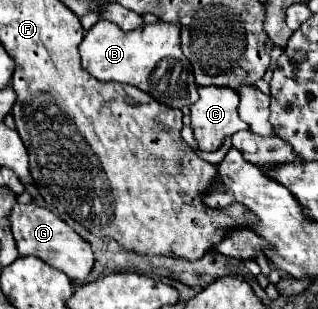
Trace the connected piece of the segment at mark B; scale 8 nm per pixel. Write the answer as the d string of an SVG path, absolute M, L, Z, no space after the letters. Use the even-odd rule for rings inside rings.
M98 20L80 44L82 68L100 82L124 82L150 94L170 108L186 108L198 100L190 62L180 50L178 24L156 22L124 32L110 20Z

